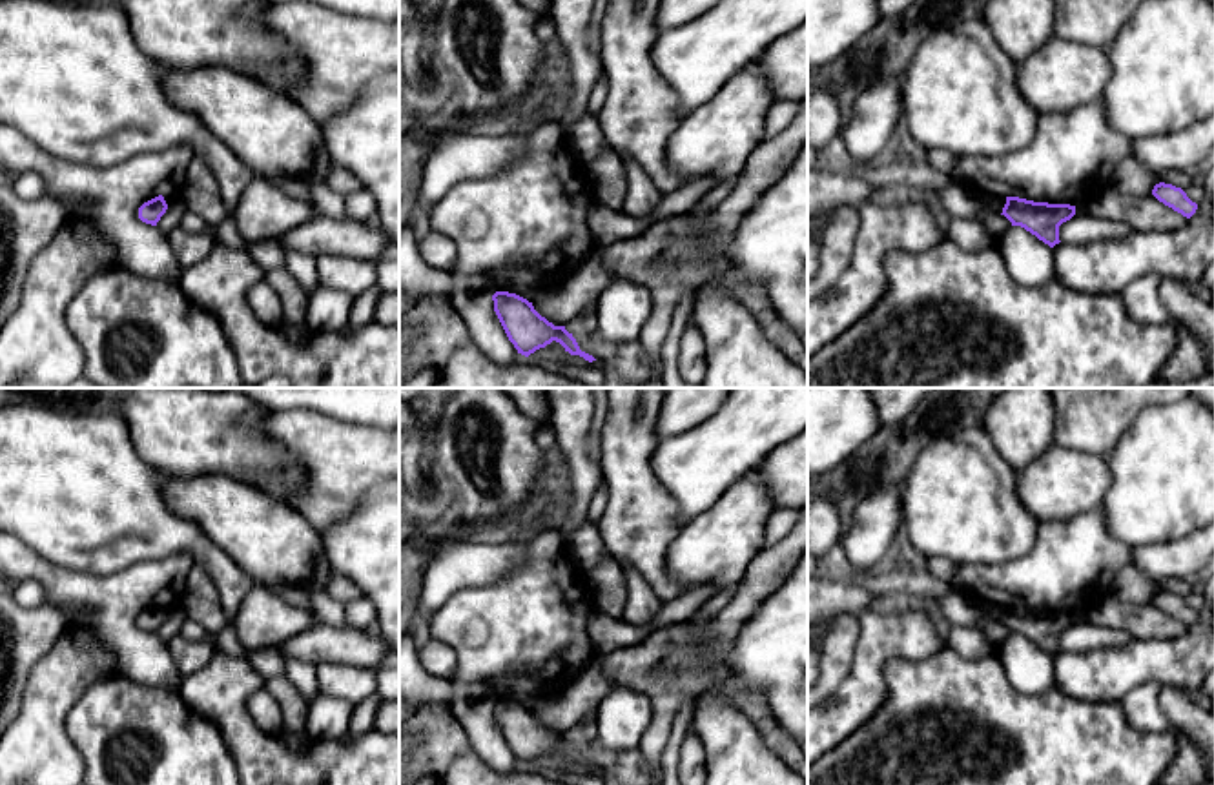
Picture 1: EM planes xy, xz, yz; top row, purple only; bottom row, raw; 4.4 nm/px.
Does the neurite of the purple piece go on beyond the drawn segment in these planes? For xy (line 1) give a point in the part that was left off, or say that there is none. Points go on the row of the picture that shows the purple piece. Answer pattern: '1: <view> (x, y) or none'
1: none

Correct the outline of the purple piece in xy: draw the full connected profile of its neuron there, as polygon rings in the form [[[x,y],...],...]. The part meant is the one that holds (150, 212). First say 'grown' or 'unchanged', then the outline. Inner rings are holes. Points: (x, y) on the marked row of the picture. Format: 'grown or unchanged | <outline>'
unchanged | [[[162,195],[144,202],[139,208],[139,219],[146,224],[157,226],[157,222],[160,220],[160,217],[166,213],[168,204],[164,200]]]

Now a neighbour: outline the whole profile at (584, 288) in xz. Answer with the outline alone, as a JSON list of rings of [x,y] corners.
[[[596,246],[558,291],[532,306],[554,326],[567,326],[572,319],[580,317],[585,306],[598,302],[602,291],[614,277],[614,271],[605,266],[605,248]]]

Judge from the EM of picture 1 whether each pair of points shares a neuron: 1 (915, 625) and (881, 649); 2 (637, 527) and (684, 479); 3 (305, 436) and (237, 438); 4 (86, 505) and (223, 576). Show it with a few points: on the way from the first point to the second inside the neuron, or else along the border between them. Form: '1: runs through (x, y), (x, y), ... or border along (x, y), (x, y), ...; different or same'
1: runs through (906, 631), (897, 632), (890, 640); same
2: border along (653, 454), (653, 472), (684, 523); different
3: border along (267, 412), (259, 427), (276, 438), (299, 465); different
4: runs through (121, 518), (192, 541); same

